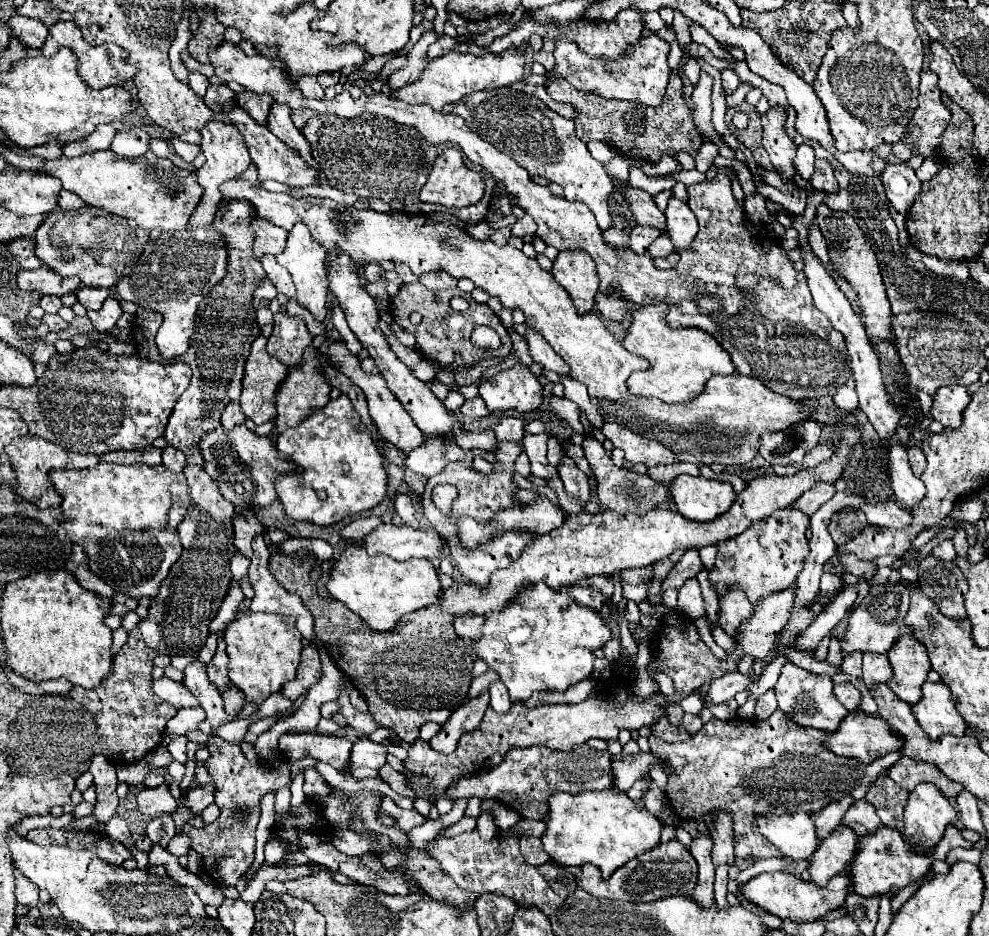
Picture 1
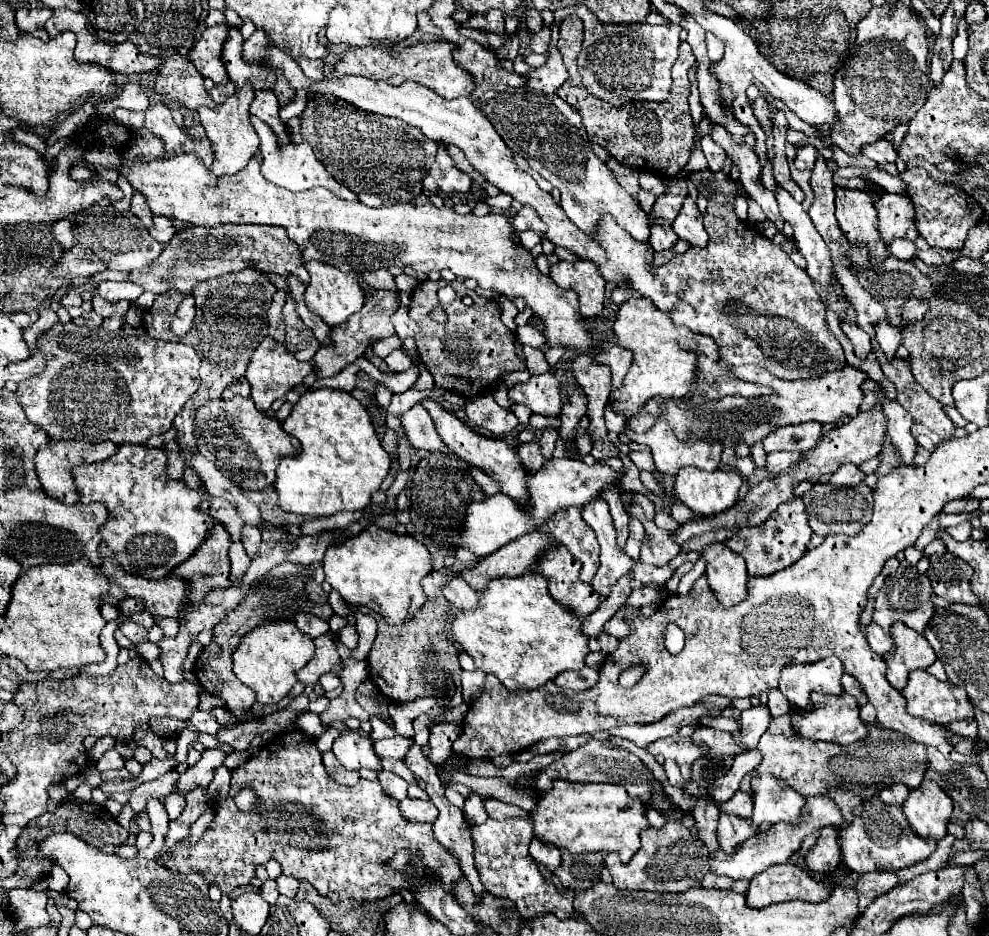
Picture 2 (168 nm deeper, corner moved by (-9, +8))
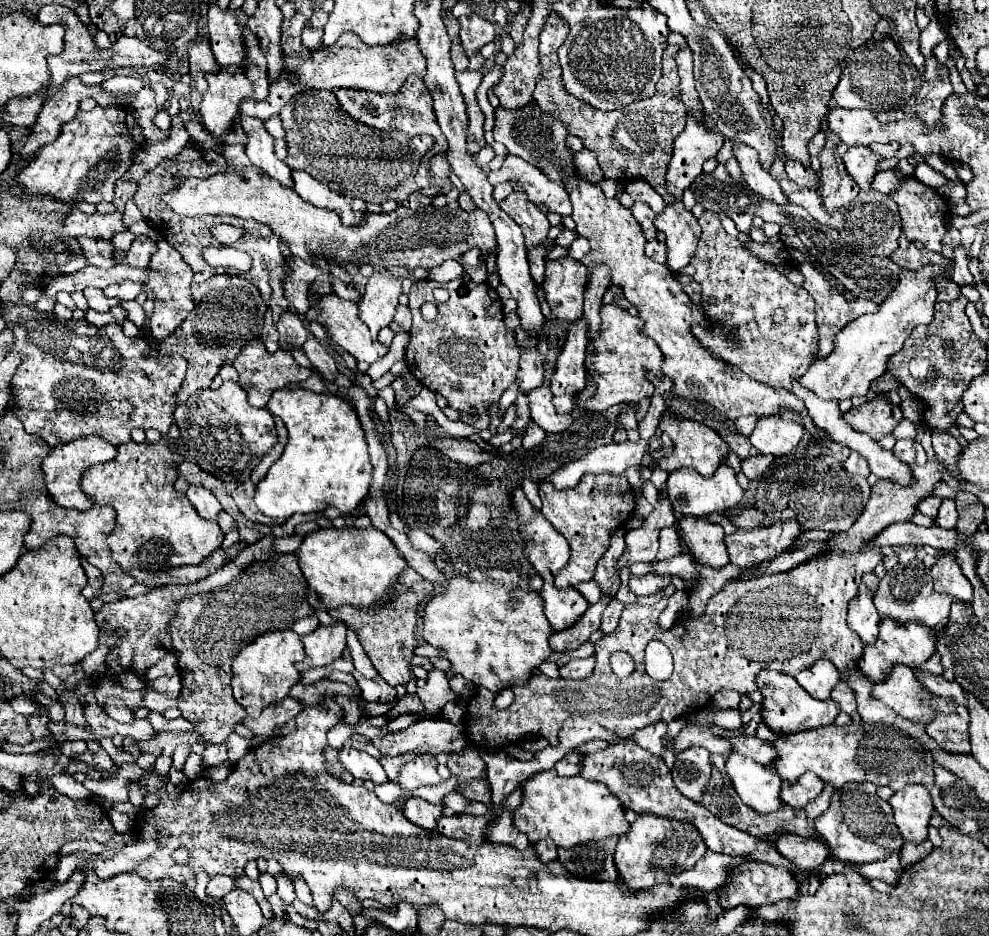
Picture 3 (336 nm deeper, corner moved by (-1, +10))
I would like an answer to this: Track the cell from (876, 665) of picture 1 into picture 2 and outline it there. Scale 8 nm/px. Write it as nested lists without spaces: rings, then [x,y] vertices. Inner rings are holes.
[[[871,622],[867,628],[865,628],[865,636],[869,640],[869,646],[879,654],[879,656],[885,656],[891,648],[893,648],[893,638],[889,634],[885,634],[875,622]]]

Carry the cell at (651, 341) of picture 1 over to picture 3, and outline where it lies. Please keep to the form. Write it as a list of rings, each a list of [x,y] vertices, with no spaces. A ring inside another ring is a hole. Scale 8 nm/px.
[[[603,304],[601,336],[597,338],[597,344],[593,344],[593,348],[597,350],[595,364],[587,364],[585,360],[585,366],[589,372],[597,374],[597,394],[589,400],[589,404],[585,404],[587,410],[601,412],[621,402],[637,402],[653,396],[655,384],[649,382],[647,372],[663,378],[663,352],[649,336],[643,334],[643,320],[639,316],[631,316],[617,304]]]

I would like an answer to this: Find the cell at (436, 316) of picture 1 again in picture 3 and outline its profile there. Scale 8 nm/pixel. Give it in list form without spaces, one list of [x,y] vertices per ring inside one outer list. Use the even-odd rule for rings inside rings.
[[[417,280],[411,286],[409,308],[413,312],[413,328],[409,332],[411,340],[405,352],[405,362],[409,366],[409,372],[425,388],[441,394],[443,398],[447,398],[451,408],[463,412],[461,420],[465,424],[487,428],[489,404],[501,398],[503,390],[515,380],[519,372],[515,332],[503,324],[503,308],[497,292],[491,286],[475,284],[469,284],[463,296],[459,294],[459,290],[455,290],[451,298],[441,304],[439,324],[427,324],[419,314],[419,306],[425,300],[433,300],[433,288],[435,284],[427,280]],[[453,384],[459,384],[459,388],[455,388]],[[471,408],[477,410],[477,418],[467,416]]]

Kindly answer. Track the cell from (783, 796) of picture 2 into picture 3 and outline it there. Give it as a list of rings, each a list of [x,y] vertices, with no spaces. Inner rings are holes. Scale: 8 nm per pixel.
[[[735,752],[729,754],[725,768],[739,798],[755,812],[769,814],[787,806],[781,800],[781,778],[773,772],[773,768],[761,766]]]

